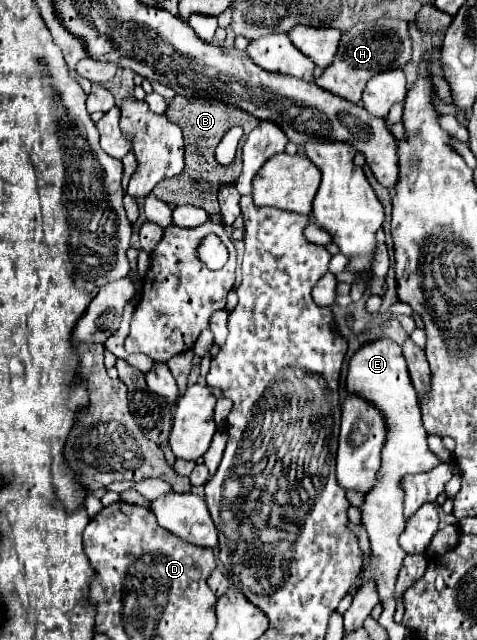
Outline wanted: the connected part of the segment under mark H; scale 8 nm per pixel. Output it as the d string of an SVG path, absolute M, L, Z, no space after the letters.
M378 19L374 23L356 23L350 31L344 33L344 41L340 41L340 49L336 53L336 61L324 69L324 73L316 79L316 85L338 93L340 97L360 103L362 91L370 77L398 69L410 61L412 55L412 41L408 33L410 23L404 19Z

